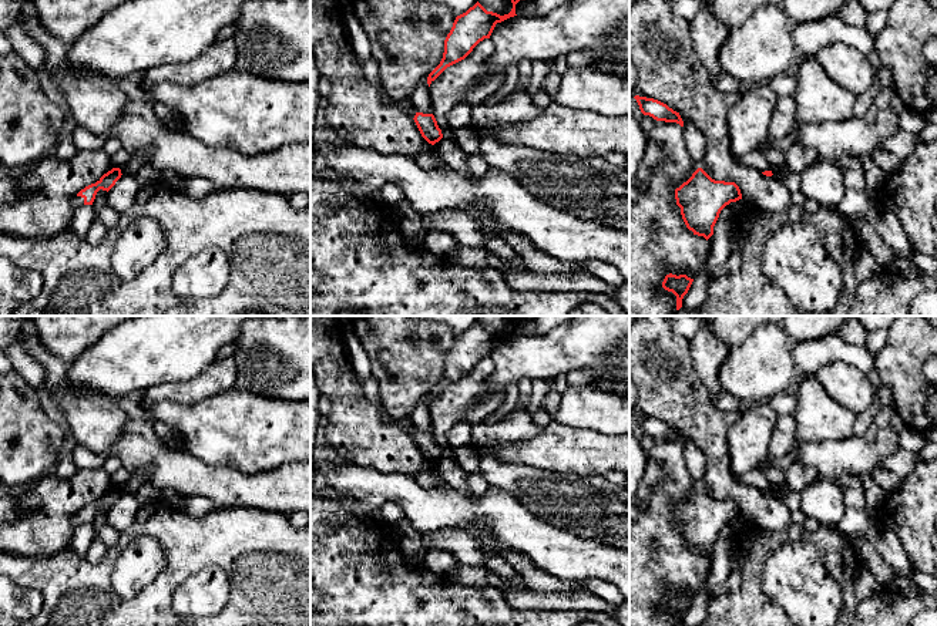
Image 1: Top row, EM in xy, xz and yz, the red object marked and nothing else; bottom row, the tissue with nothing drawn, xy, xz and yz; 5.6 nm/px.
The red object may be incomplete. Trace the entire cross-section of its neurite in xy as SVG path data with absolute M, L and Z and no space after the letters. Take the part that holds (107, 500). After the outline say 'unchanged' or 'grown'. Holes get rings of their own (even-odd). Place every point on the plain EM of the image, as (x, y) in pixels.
M112 487L107 492L104 492L95 502L91 502L81 508L75 515L74 515L74 528L84 525L84 524L93 524L95 514L100 508L103 509L110 509L115 501L121 497L121 488L120 487Z | grown

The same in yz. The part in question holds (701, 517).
M698 487L675 508L675 518L686 546L708 559L713 553L721 529L742 518L742 512L735 501L715 499Z | unchanged

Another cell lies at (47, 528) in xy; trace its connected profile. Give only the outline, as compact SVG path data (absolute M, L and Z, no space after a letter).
M104 468L78 470L70 478L60 478L51 472L24 487L24 492L17 498L27 512L10 524L0 525L0 552L30 559L51 558L67 549L74 536L74 515L112 488L111 475Z

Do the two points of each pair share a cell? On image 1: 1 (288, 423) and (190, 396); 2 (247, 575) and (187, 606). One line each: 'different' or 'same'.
1: different
2: different

